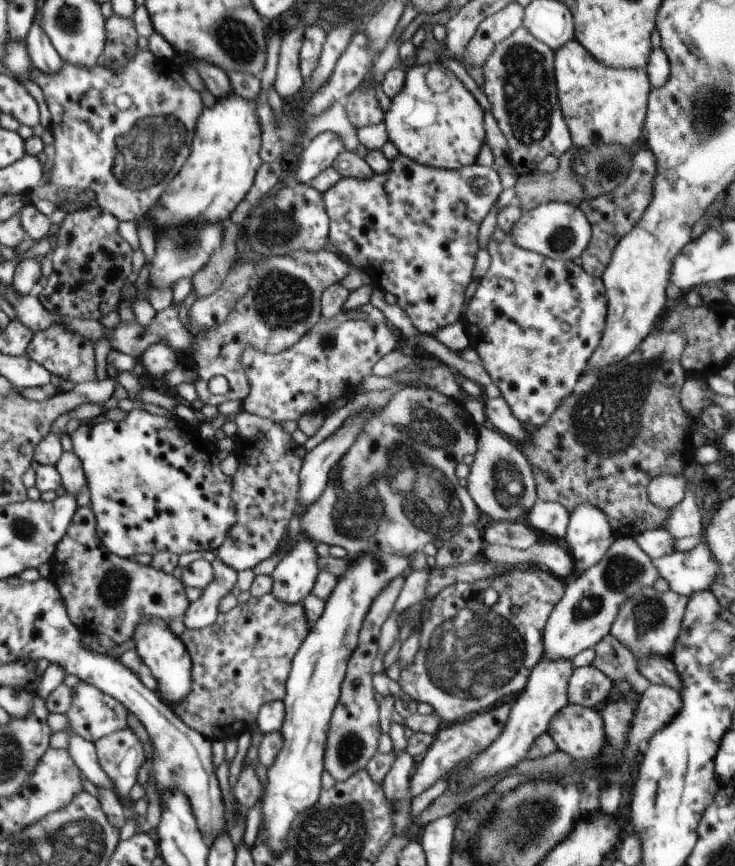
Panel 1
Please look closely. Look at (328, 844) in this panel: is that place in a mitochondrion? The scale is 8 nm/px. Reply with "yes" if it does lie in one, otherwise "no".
yes

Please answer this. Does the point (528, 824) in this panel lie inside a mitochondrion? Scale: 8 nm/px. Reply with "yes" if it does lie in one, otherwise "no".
yes

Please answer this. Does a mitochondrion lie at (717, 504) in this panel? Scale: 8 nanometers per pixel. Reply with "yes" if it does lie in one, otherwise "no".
no

